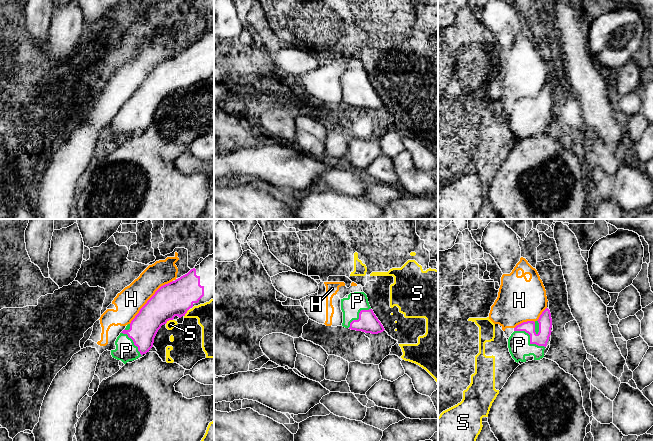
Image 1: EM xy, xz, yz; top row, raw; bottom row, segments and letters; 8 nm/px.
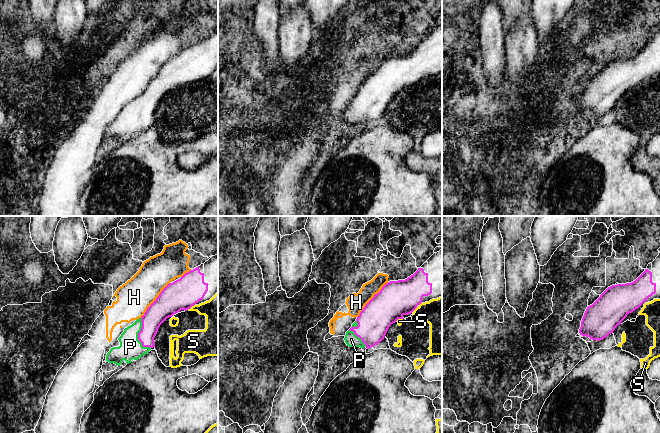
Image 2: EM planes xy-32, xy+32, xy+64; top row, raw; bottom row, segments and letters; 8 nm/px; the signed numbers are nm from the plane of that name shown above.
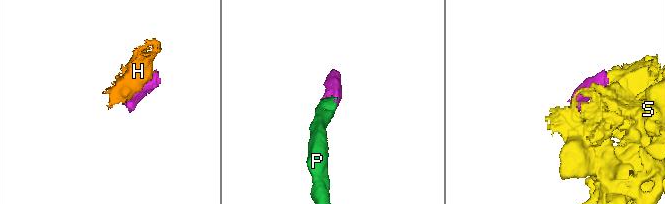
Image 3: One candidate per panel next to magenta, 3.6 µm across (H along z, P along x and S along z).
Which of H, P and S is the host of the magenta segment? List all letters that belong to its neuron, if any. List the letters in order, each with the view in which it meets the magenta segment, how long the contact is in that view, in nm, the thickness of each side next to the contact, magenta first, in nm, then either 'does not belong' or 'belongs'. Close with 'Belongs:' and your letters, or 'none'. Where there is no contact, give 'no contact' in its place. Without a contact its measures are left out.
H: xy | 500 nm | 280/220 nm | does not belong
P: yz | 280 nm | 110/180 nm | belongs
S: xy | 70 nm | 280/70 nm | does not belong
Belongs: P

